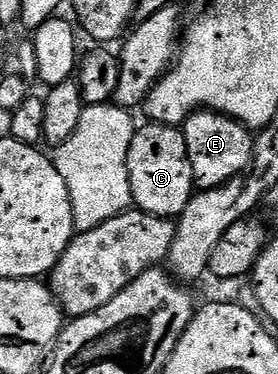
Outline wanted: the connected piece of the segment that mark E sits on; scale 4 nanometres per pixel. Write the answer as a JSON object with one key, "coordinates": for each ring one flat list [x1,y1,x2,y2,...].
{"coordinates":[[201,111,193,113,182,126,190,155,192,180,197,190,213,189,241,176,251,166,254,137,247,125,240,124,224,113]]}

